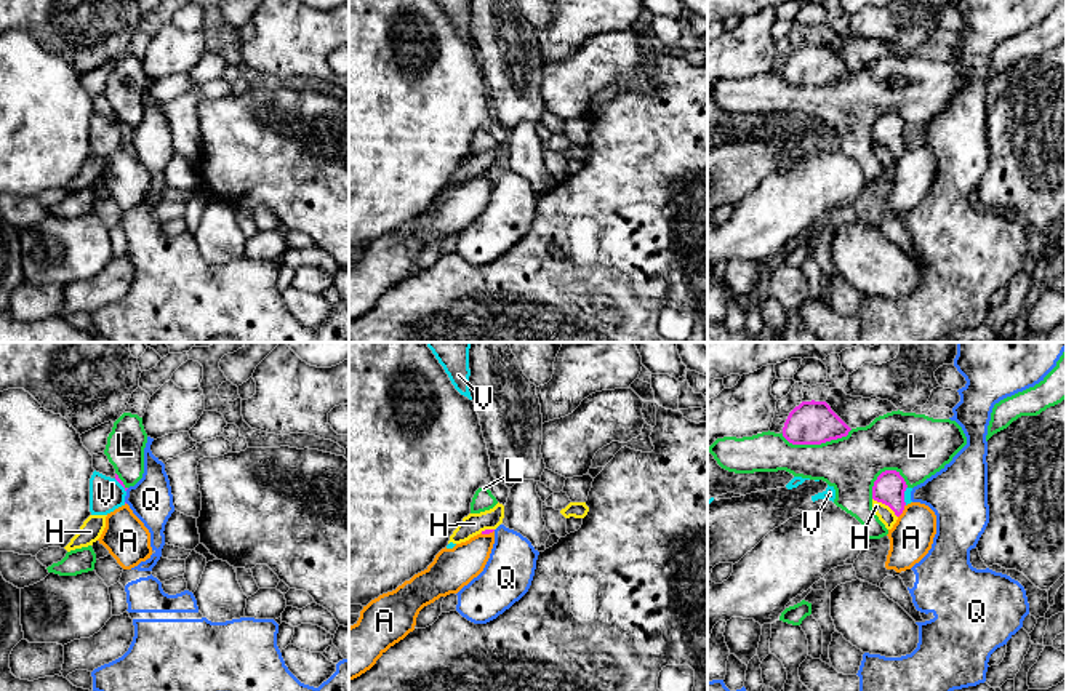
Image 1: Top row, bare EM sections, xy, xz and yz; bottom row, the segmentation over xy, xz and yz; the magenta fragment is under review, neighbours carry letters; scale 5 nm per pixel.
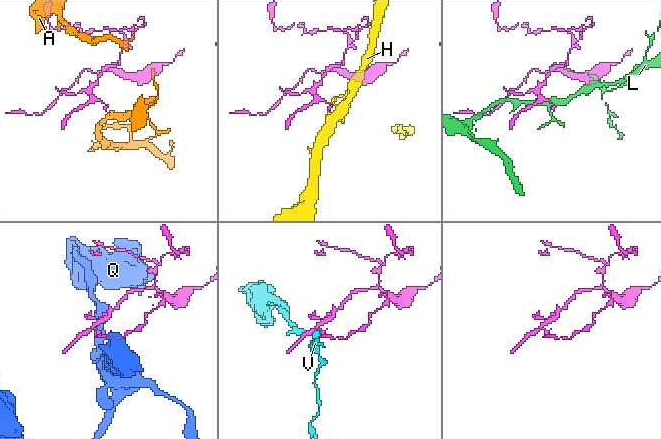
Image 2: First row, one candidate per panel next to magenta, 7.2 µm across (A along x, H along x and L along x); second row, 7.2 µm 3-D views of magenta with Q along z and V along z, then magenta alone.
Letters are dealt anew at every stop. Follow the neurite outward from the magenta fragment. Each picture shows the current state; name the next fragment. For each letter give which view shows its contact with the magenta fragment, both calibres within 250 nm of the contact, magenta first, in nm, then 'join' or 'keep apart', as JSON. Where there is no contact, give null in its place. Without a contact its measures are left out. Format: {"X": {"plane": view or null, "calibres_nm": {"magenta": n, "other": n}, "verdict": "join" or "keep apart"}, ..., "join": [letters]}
{"A": {"plane": "yz", "calibres_nm": {"magenta": 160, "other": 220}, "verdict": "keep apart"}, "H": {"plane": "yz", "calibres_nm": {"magenta": 160, "other": 80}, "verdict": "keep apart"}, "L": {"plane": "yz", "calibres_nm": {"magenta": 220, "other": 280}, "verdict": "keep apart"}, "Q": {"plane": null, "verdict": "keep apart"}, "V": {"plane": "yz", "calibres_nm": {"magenta": 160, "other": 30}, "verdict": "keep apart"}, "join": []}

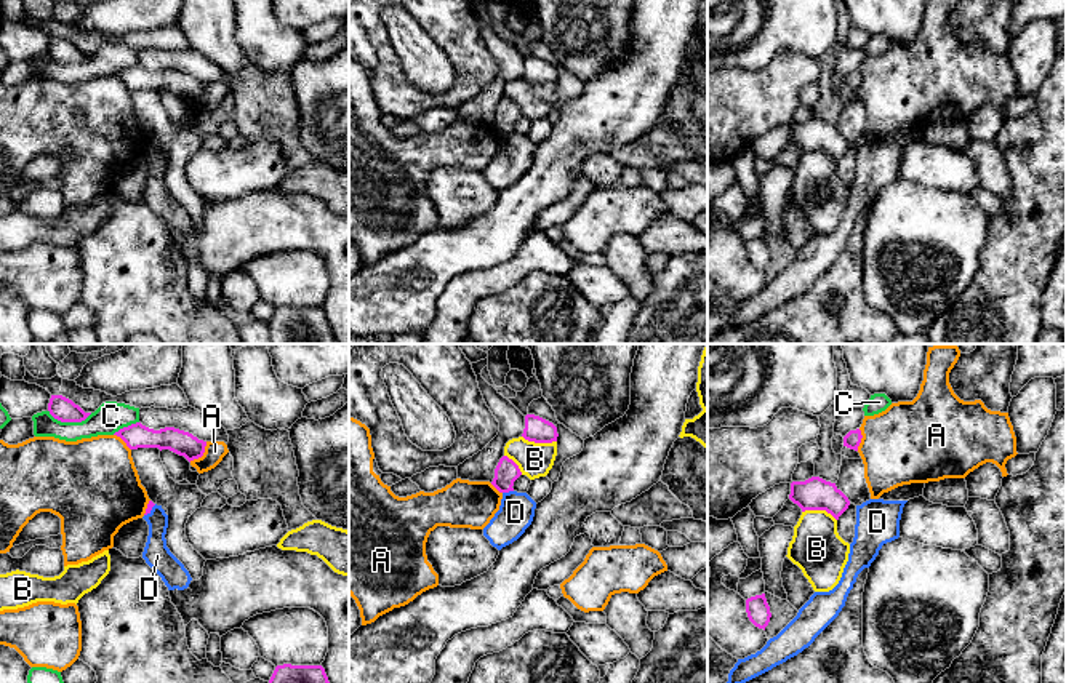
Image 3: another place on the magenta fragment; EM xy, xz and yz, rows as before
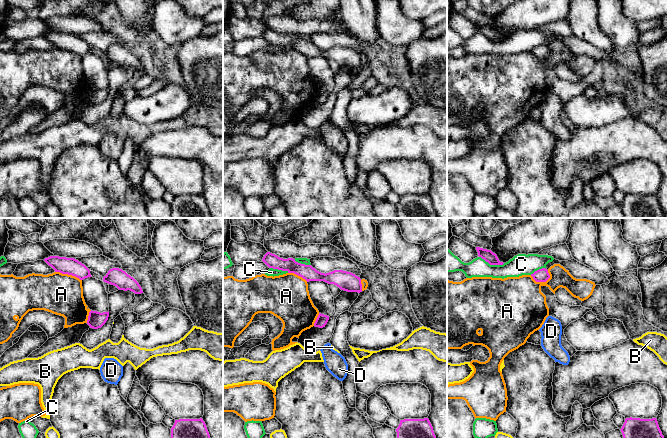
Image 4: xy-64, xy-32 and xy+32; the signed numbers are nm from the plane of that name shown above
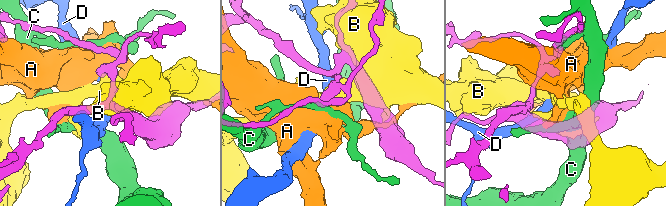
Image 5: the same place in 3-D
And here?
{"A": {"plane": "xy", "calibres_nm": {"magenta": 120, "other": 100}, "verdict": "keep apart"}, "B": {"plane": "xz", "calibres_nm": {"magenta": 130, "other": 180}, "verdict": "keep apart"}, "C": {"plane": "xy", "calibres_nm": {"magenta": 120, "other": 160}, "verdict": "keep apart"}, "D": {"plane": "xz", "calibres_nm": {"magenta": 120, "other": 180}, "verdict": "keep apart"}, "join": []}

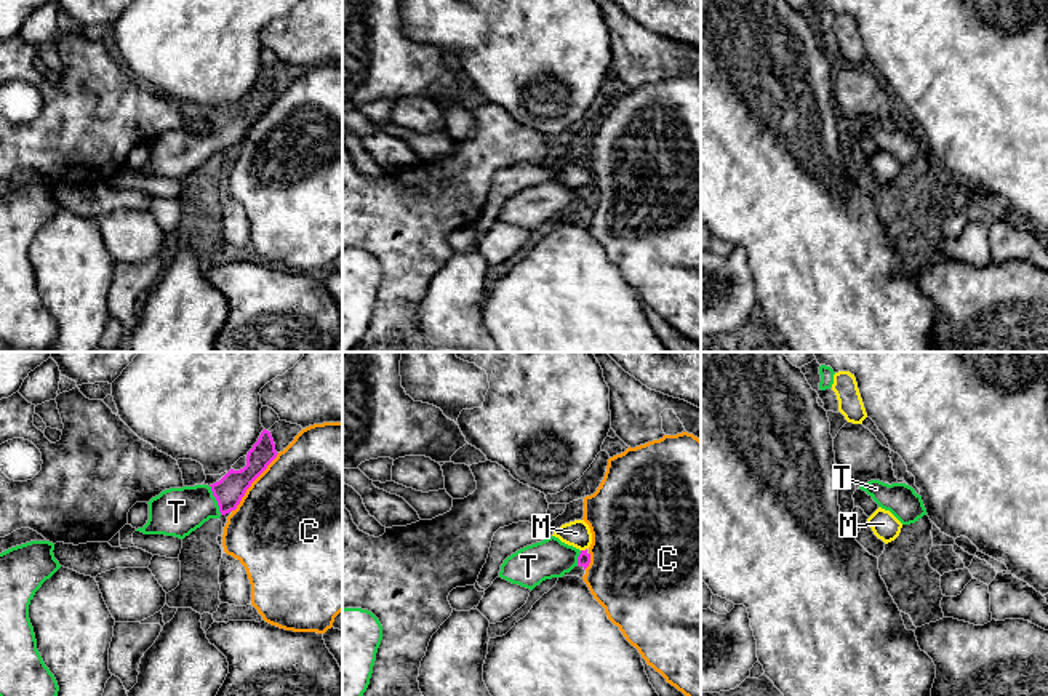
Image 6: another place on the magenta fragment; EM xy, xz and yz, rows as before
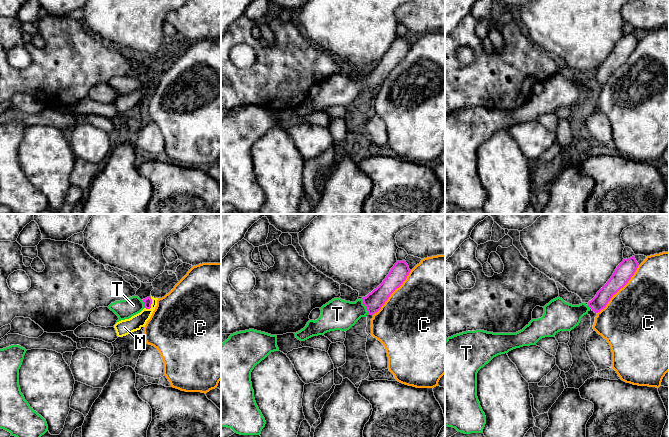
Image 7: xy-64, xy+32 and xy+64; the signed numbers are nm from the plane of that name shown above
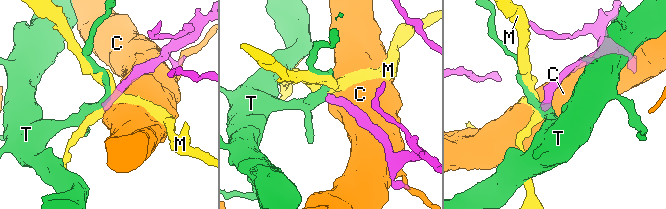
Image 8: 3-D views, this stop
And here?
{"C": {"plane": "xy", "calibres_nm": {"magenta": 150, "other": 500}, "verdict": "keep apart"}, "M": {"plane": "xz", "calibres_nm": {"magenta": 60, "other": 130}, "verdict": "keep apart"}, "T": {"plane": "xy", "calibres_nm": {"magenta": 150, "other": 240}, "verdict": "join"}, "join": ["T"]}

